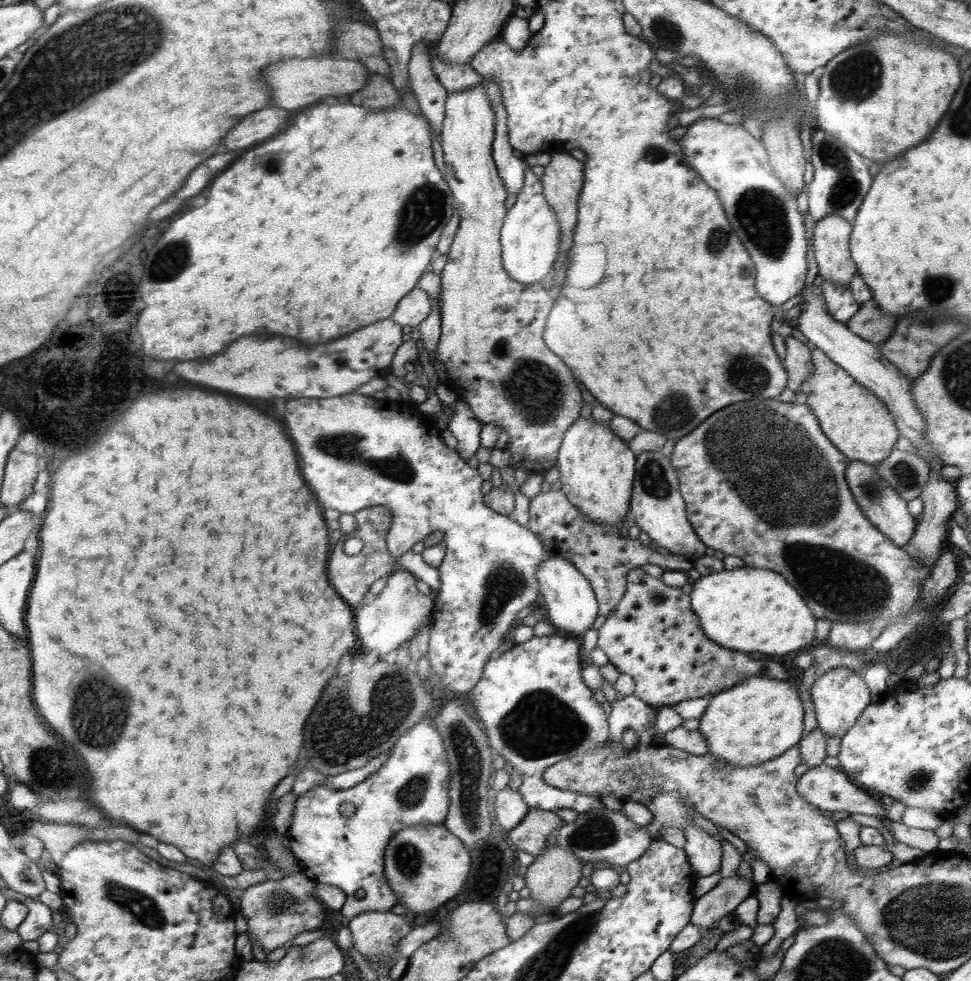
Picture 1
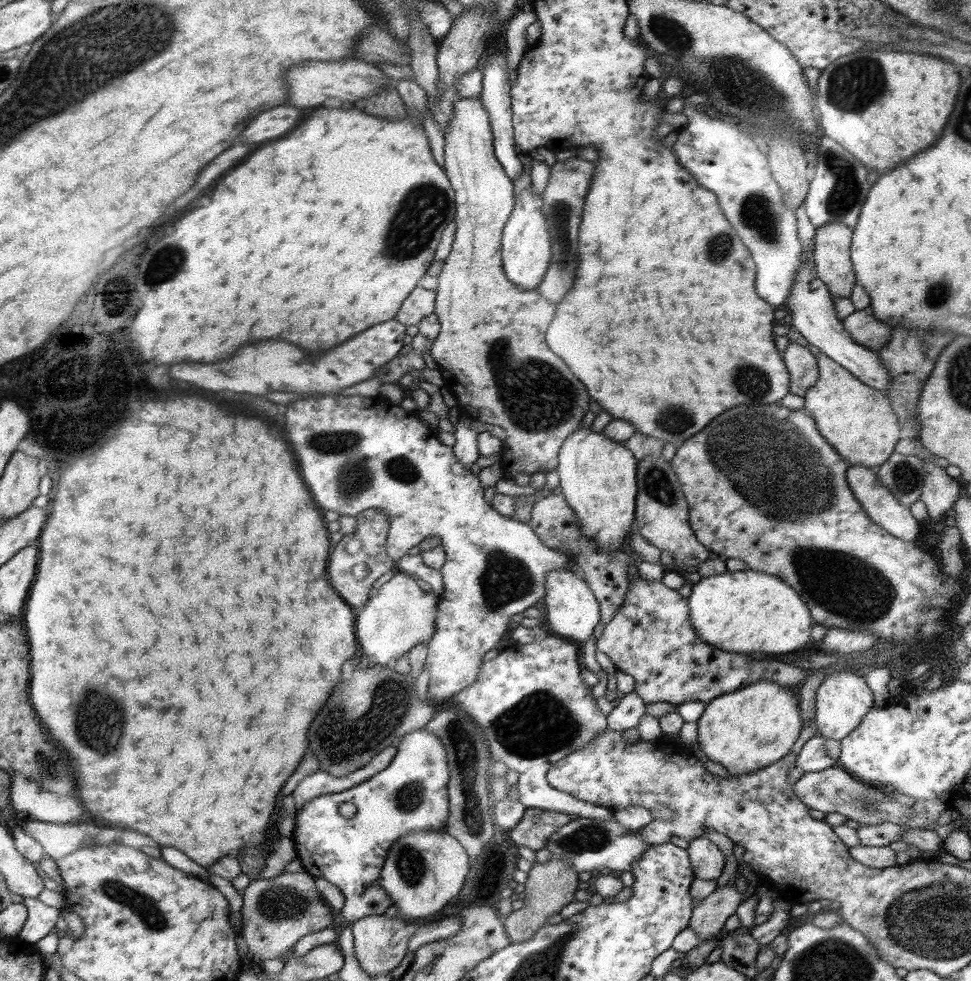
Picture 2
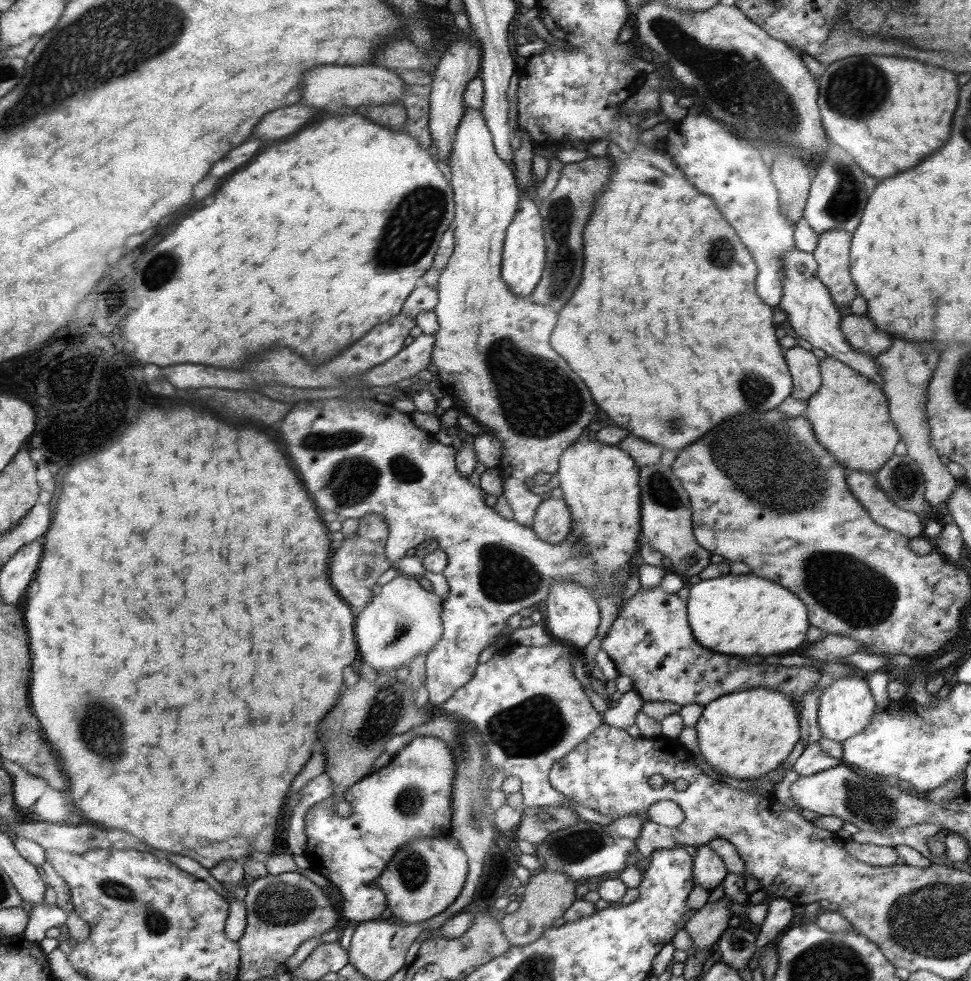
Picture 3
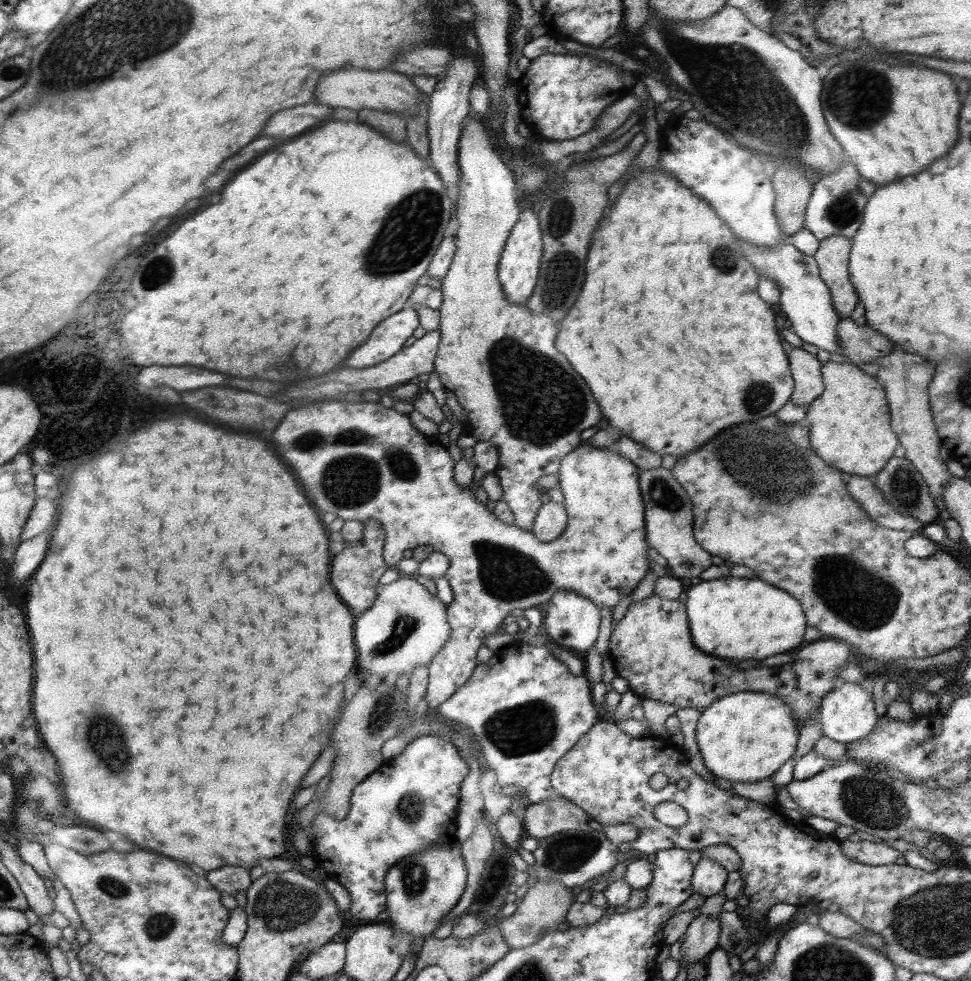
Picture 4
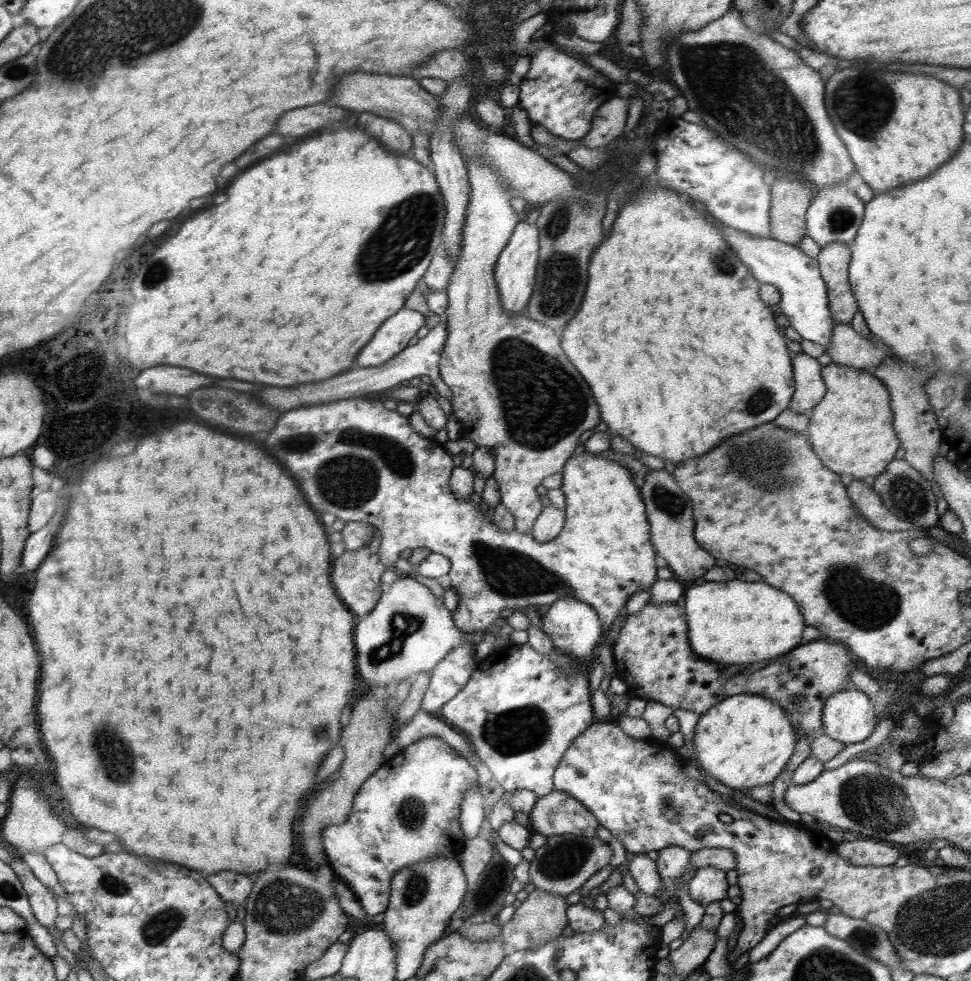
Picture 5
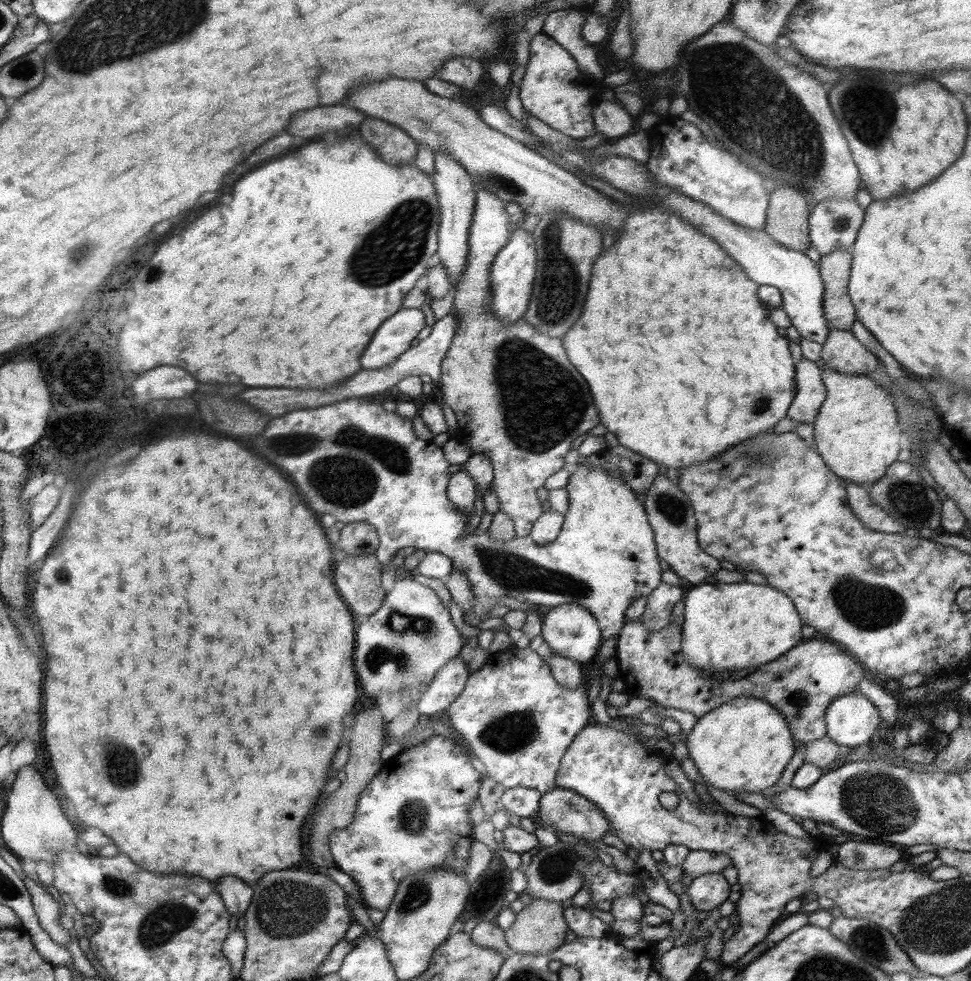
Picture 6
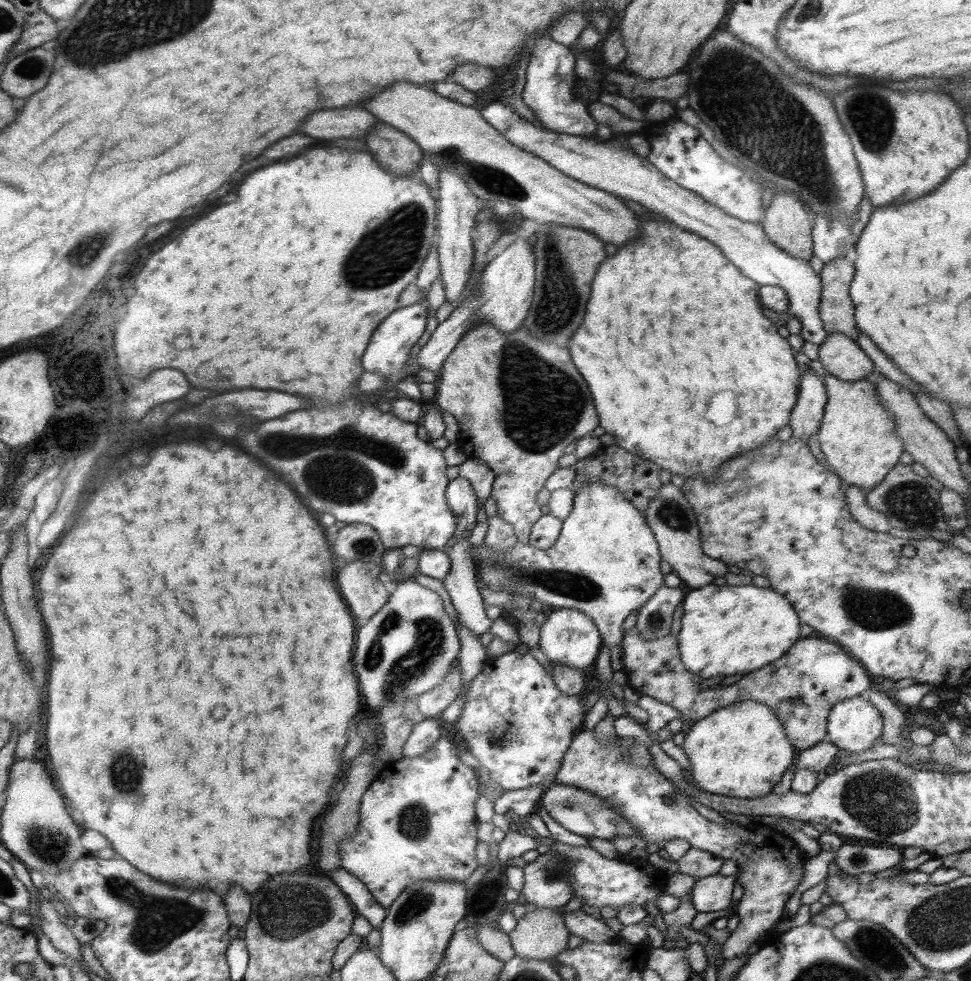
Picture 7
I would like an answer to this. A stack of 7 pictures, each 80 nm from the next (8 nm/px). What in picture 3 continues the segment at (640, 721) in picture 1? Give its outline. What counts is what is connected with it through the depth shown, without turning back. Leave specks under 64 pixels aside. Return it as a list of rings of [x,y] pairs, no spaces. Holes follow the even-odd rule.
[[[636,691],[625,692],[603,712],[603,722],[626,730],[627,726],[636,723],[637,712],[641,710],[643,704],[643,698],[640,698]]]

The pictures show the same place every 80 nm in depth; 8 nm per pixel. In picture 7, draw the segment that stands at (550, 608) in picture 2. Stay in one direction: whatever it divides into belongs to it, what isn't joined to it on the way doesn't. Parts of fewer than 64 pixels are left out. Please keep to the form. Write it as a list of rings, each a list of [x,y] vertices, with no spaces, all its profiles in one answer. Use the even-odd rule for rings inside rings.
[[[575,608],[557,609],[541,626],[538,655],[547,665],[562,663],[562,665],[582,672],[591,665],[595,665],[602,647],[603,640],[594,621],[587,614]]]

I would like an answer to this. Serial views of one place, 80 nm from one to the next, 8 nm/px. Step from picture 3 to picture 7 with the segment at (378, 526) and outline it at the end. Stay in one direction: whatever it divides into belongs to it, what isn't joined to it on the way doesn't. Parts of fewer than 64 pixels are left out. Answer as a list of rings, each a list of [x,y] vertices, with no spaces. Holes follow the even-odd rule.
[[[352,561],[338,572],[338,586],[346,600],[354,624],[362,626],[388,602],[390,594],[378,575],[385,572],[383,564]]]

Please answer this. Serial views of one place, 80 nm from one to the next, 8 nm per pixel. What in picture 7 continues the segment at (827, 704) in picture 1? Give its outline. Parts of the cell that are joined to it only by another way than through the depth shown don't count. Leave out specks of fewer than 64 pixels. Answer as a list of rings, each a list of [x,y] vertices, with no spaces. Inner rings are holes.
[[[855,696],[833,705],[823,740],[858,754],[880,740],[882,733],[881,712],[863,696]]]

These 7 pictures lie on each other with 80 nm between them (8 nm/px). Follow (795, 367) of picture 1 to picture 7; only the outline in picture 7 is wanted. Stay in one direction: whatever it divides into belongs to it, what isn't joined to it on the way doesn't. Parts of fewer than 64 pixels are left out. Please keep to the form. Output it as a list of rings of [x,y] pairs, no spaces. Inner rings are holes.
[[[811,368],[802,372],[799,395],[789,420],[791,436],[807,443],[811,434],[817,434],[826,401],[827,390],[822,378]]]

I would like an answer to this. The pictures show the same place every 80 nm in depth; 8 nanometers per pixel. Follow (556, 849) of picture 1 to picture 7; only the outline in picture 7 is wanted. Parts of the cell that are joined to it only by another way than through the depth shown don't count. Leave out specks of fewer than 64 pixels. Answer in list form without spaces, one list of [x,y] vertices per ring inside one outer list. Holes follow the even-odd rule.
[[[556,907],[526,912],[509,936],[515,954],[532,960],[555,958],[568,947],[571,932]]]

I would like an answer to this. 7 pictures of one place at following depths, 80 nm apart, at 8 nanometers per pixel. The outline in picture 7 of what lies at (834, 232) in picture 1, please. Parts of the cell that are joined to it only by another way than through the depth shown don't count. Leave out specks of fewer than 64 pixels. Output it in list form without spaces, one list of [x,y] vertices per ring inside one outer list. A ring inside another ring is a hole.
[[[852,254],[837,256],[823,265],[819,315],[827,333],[840,332],[857,342],[859,329],[849,288],[855,273]]]

